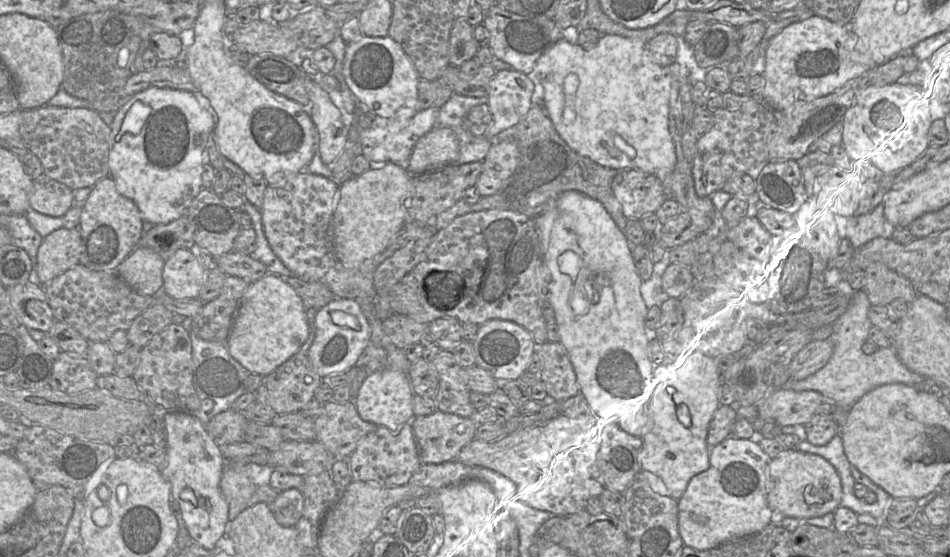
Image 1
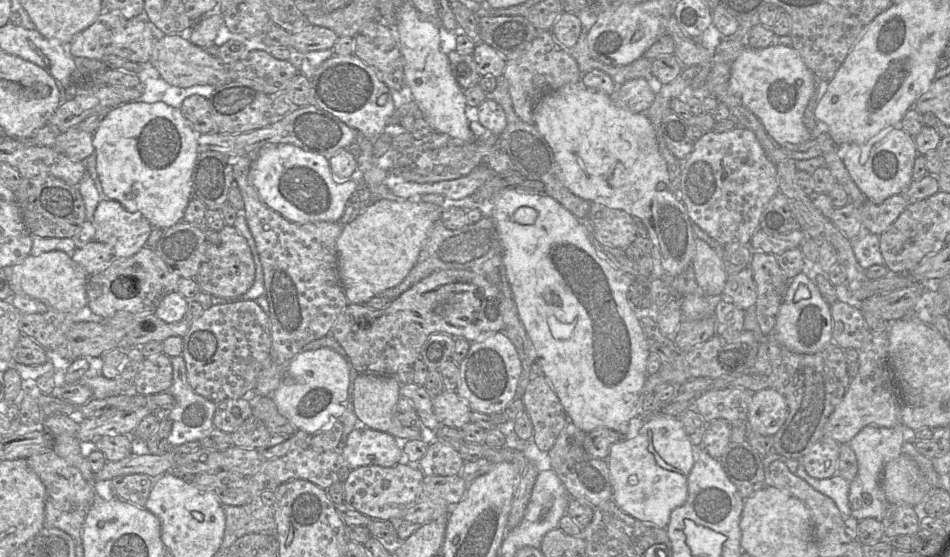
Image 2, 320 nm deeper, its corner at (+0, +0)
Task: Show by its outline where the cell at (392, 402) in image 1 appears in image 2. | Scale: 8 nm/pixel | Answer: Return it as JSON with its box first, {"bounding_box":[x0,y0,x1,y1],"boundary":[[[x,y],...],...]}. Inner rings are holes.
{"bounding_box":[342,427,402,469],"boundary":[[[355,427],[342,444],[349,469],[368,465],[391,467],[402,462],[400,442],[392,434],[369,427]]]}

